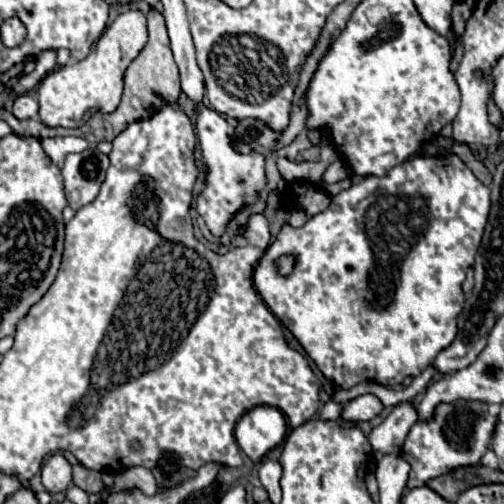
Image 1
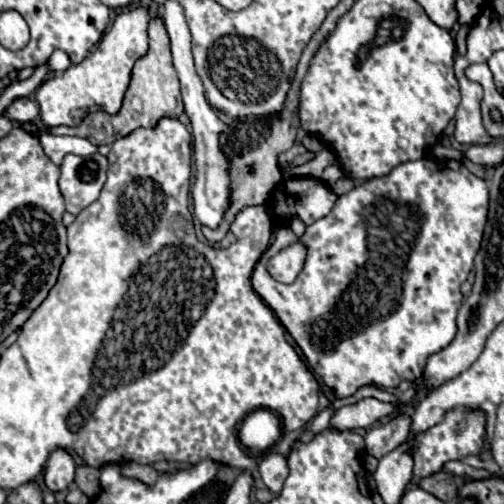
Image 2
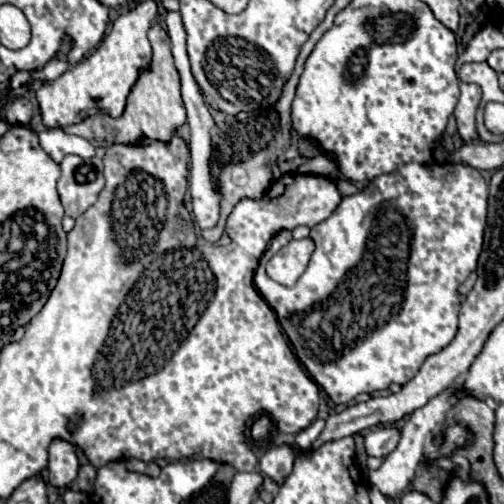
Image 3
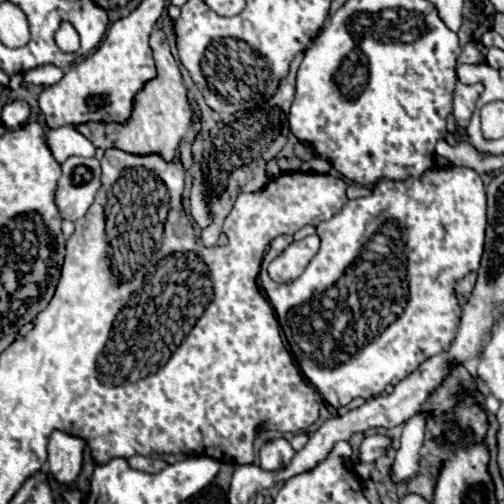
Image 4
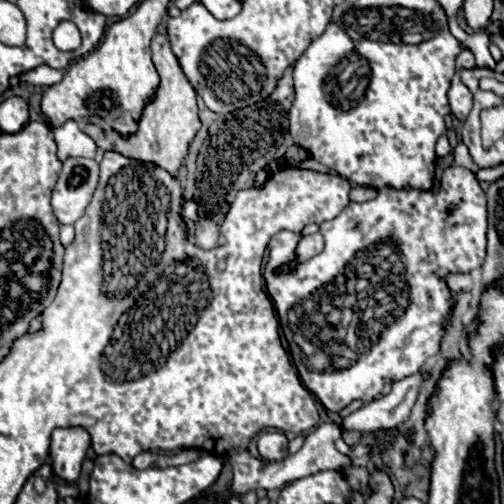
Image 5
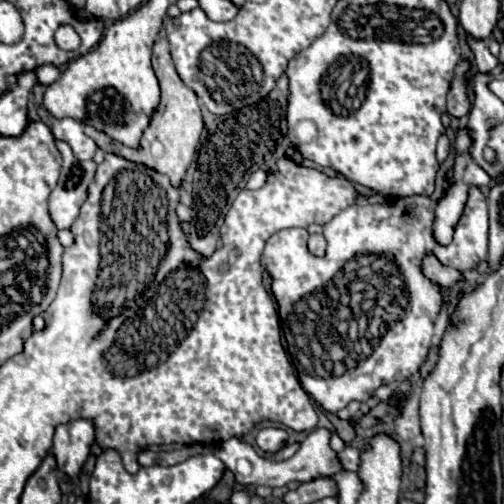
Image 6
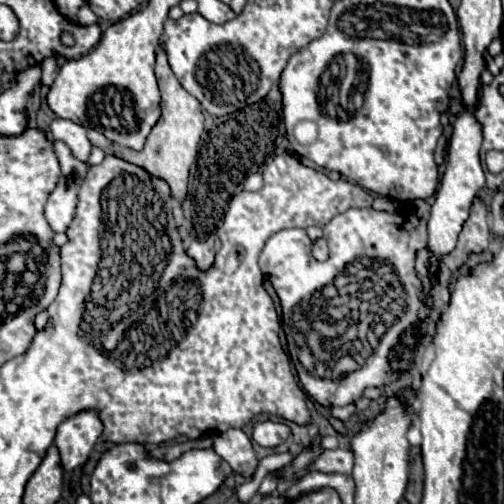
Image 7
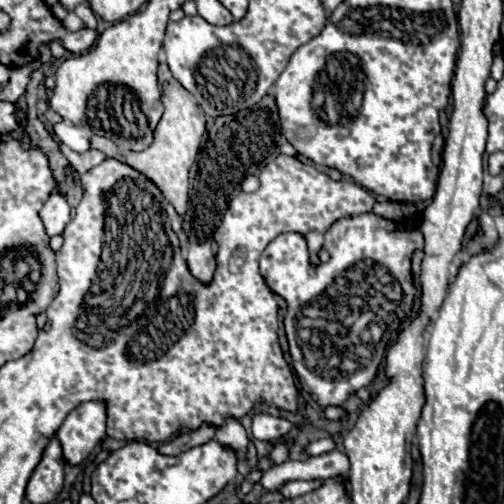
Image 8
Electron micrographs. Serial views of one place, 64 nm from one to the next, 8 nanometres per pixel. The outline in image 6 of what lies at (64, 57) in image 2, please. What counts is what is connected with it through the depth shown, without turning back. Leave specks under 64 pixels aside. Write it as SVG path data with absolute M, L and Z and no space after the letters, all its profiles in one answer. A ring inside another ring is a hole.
M46 64L46 66L38 66L38 68L34 70L34 74L36 74L36 80L38 80L40 84L50 86L52 82L56 82L56 80L60 78L60 68Z

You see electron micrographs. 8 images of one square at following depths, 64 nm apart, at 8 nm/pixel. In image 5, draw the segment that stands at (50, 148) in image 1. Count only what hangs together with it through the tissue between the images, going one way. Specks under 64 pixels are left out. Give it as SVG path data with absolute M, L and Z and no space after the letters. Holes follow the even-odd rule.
M66 122L58 128L52 128L56 146L58 146L58 158L64 162L70 156L84 156L84 158L94 158L96 154L96 144L90 136L86 136L76 122Z

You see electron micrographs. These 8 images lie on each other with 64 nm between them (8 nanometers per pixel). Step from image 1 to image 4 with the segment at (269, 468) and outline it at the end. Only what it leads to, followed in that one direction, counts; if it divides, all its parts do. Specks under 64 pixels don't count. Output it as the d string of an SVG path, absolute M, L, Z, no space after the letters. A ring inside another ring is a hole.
M284 438L272 440L266 446L262 446L262 450L260 450L260 468L276 472L276 470L288 466L292 458L294 458L294 448L288 444L288 440L284 440Z

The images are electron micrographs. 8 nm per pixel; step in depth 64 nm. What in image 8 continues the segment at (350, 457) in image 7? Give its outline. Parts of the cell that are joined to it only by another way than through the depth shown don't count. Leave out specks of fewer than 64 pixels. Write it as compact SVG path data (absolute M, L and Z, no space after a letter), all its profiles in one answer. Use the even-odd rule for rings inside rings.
M332 450L320 456L310 456L304 462L298 460L286 460L260 478L260 486L264 490L278 490L282 484L290 480L312 480L312 478L336 478L336 476L348 476L350 460L344 452Z

